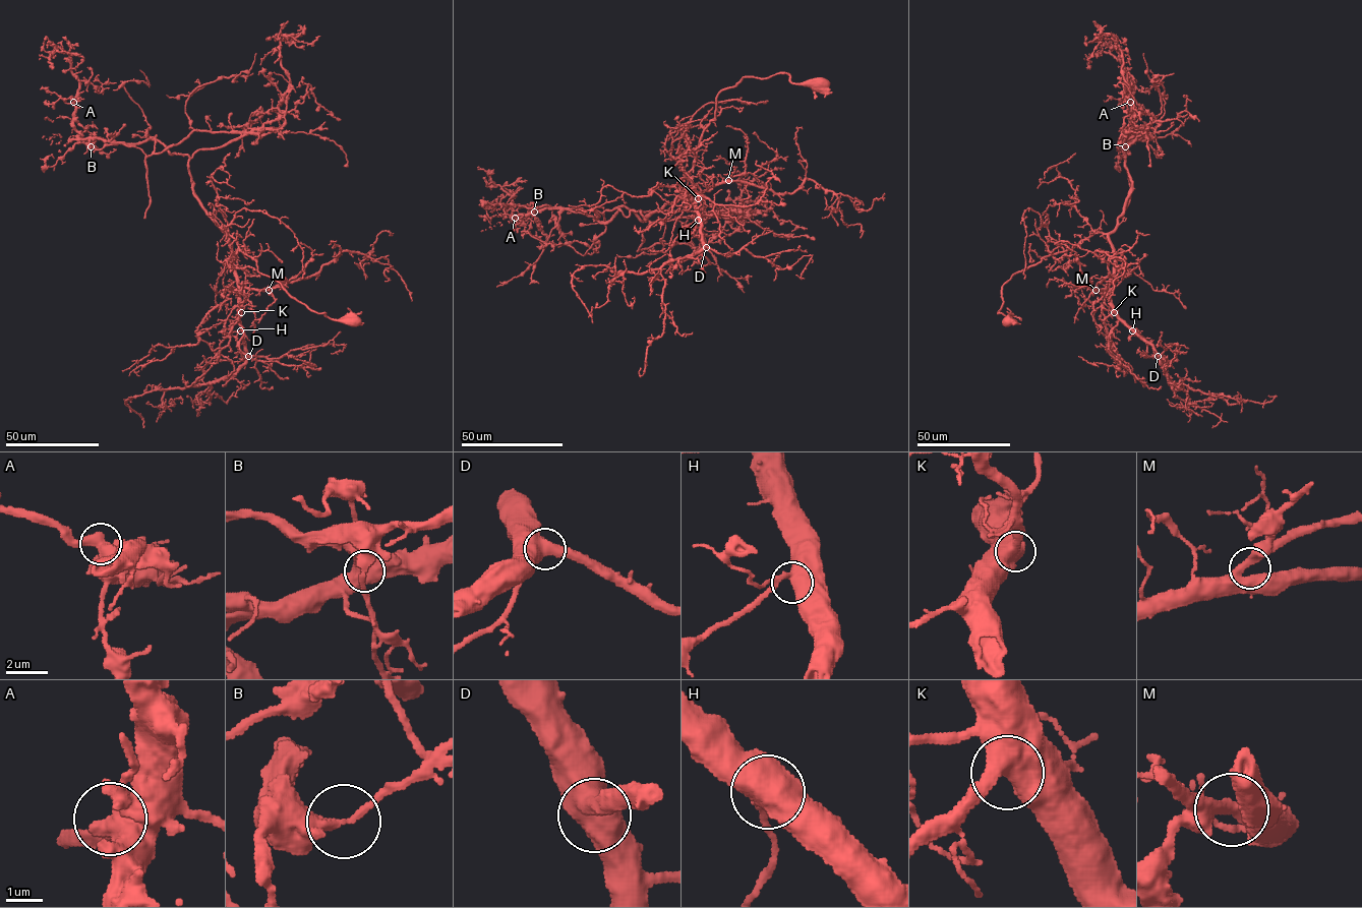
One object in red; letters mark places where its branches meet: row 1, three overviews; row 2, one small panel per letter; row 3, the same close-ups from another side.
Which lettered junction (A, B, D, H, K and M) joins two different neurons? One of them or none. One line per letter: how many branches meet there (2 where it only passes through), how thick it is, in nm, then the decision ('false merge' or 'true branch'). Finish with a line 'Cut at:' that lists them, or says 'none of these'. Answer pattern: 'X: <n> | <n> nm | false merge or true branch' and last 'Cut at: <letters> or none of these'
A: 2 | 550 nm | true branch
B: 2 | 320 nm | false merge
D: 2 | 550 nm | true branch
H: 2 | 600 nm | true branch
K: 2 | 650 nm | true branch
M: 2 | 440 nm | true branch
Cut at: B

